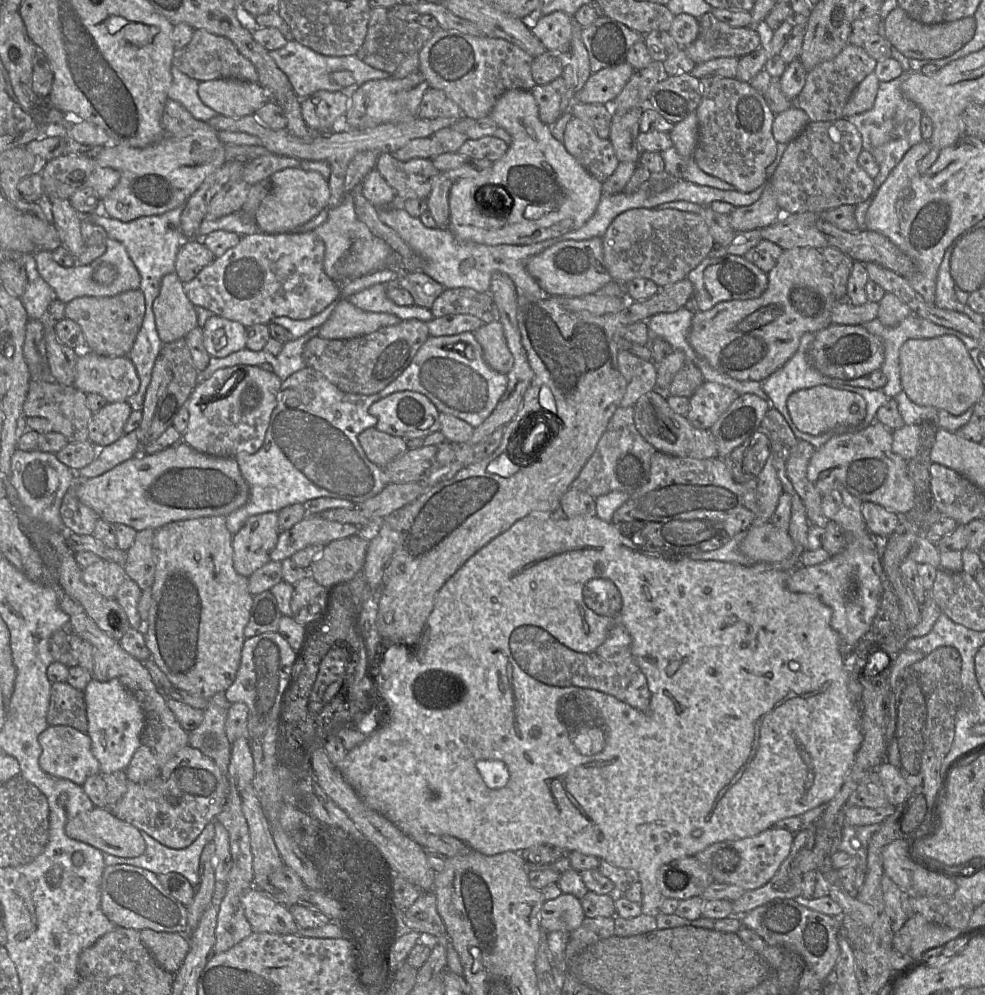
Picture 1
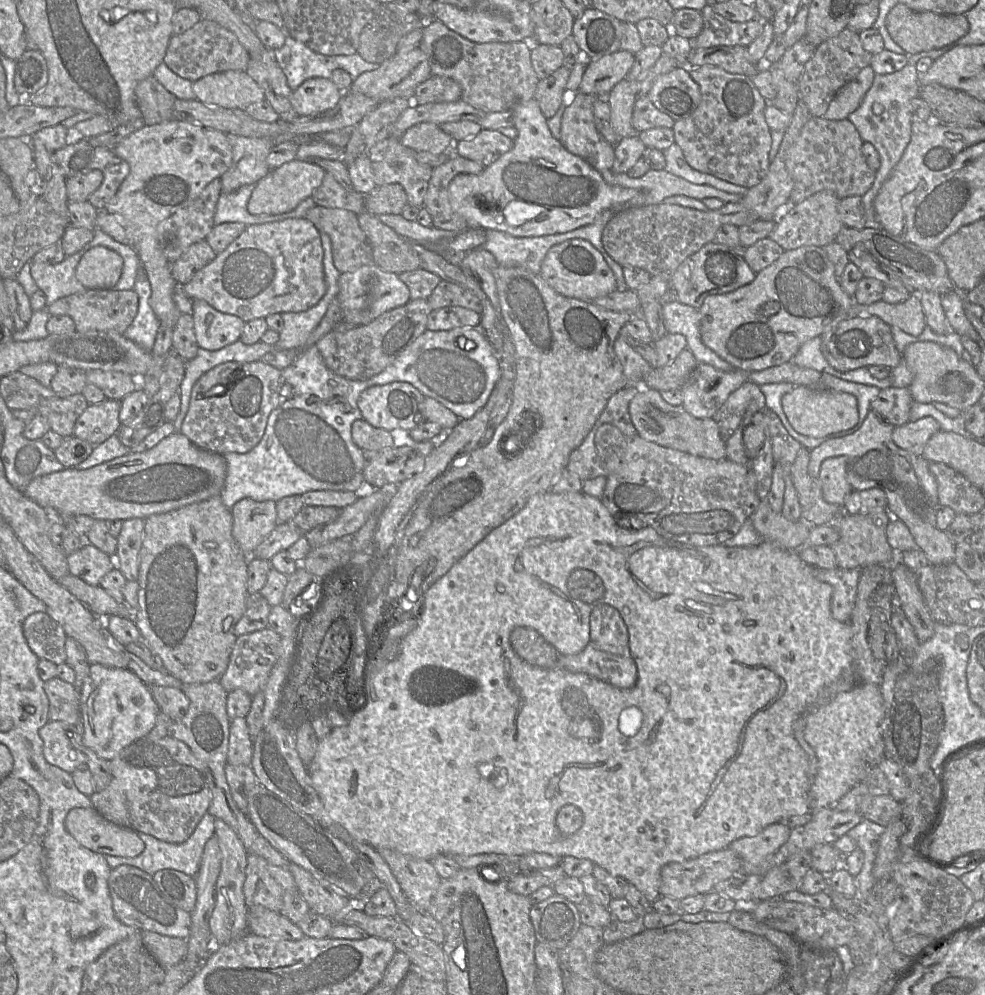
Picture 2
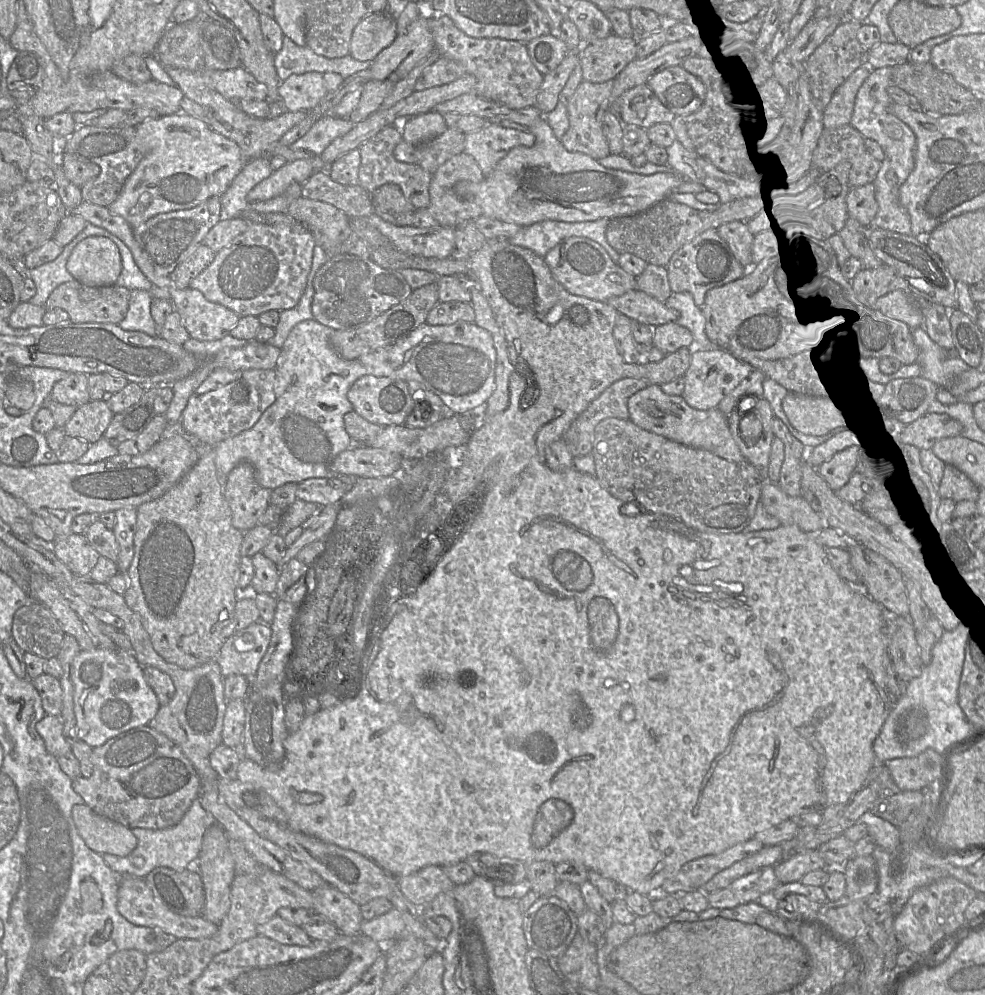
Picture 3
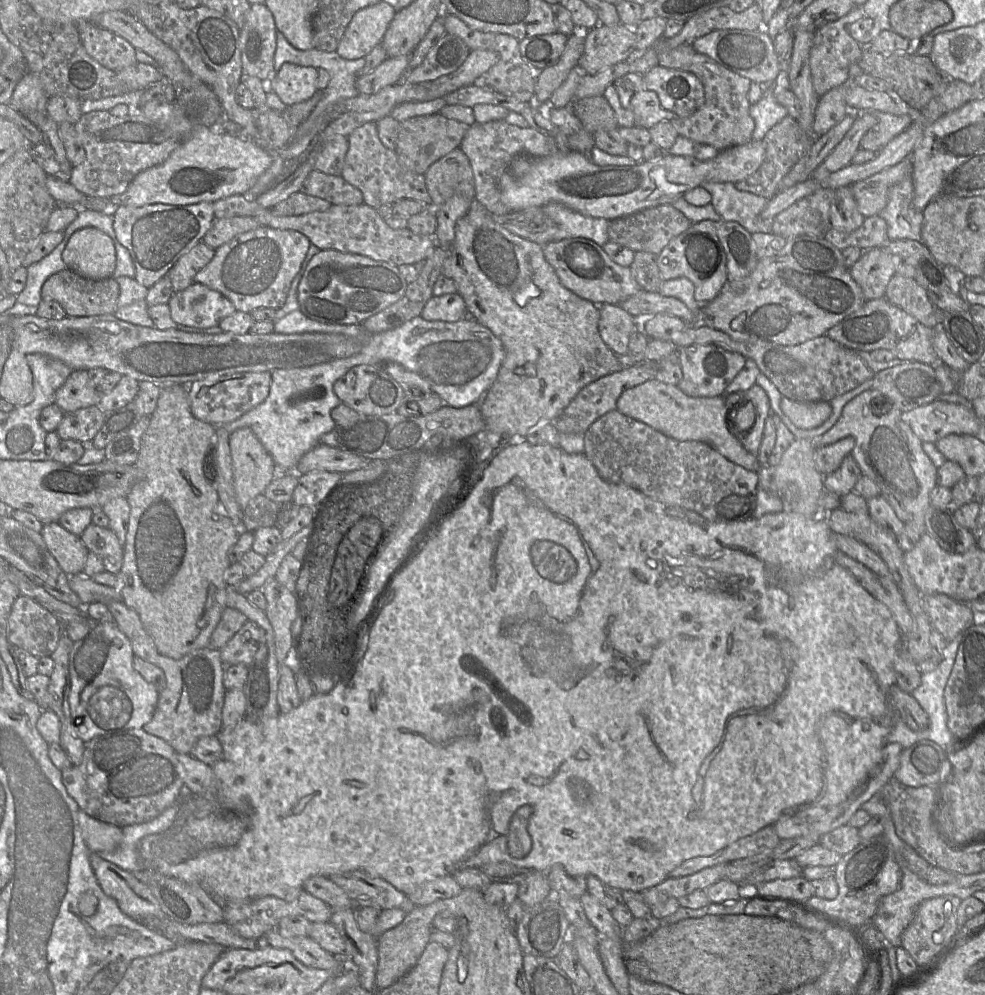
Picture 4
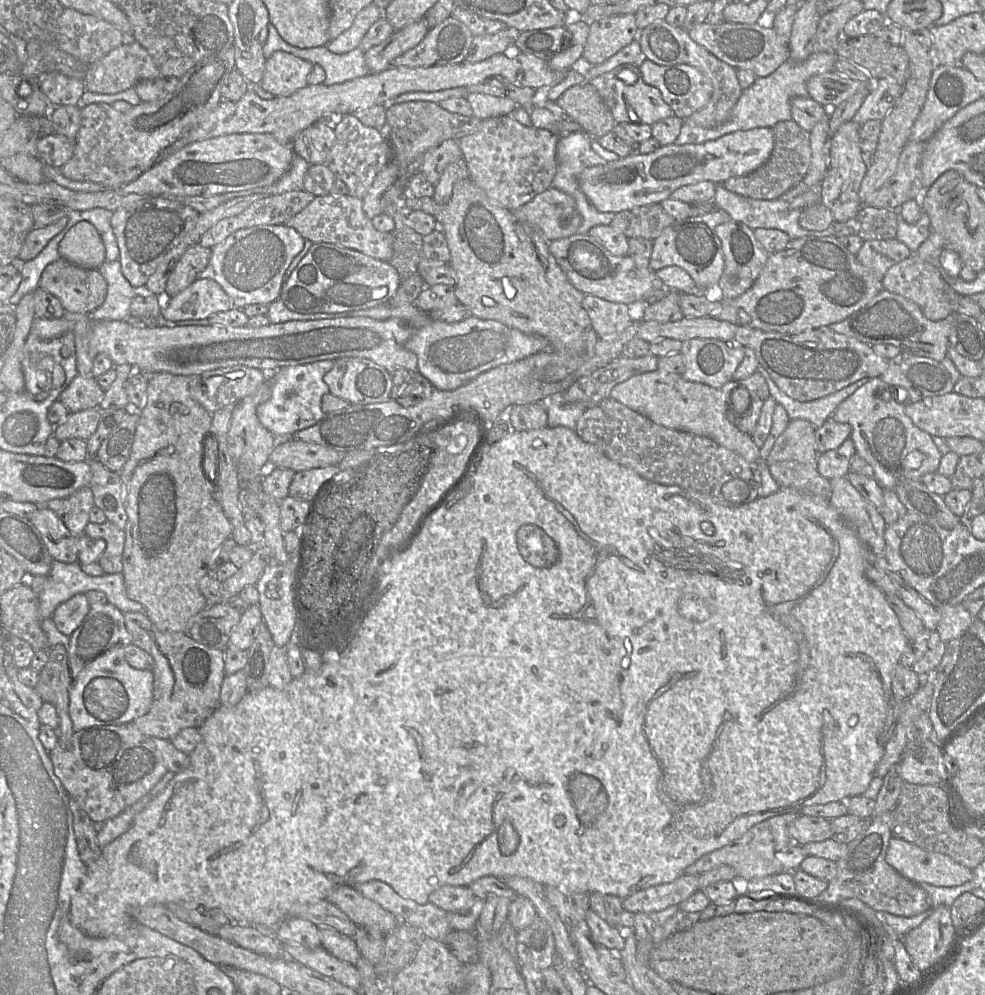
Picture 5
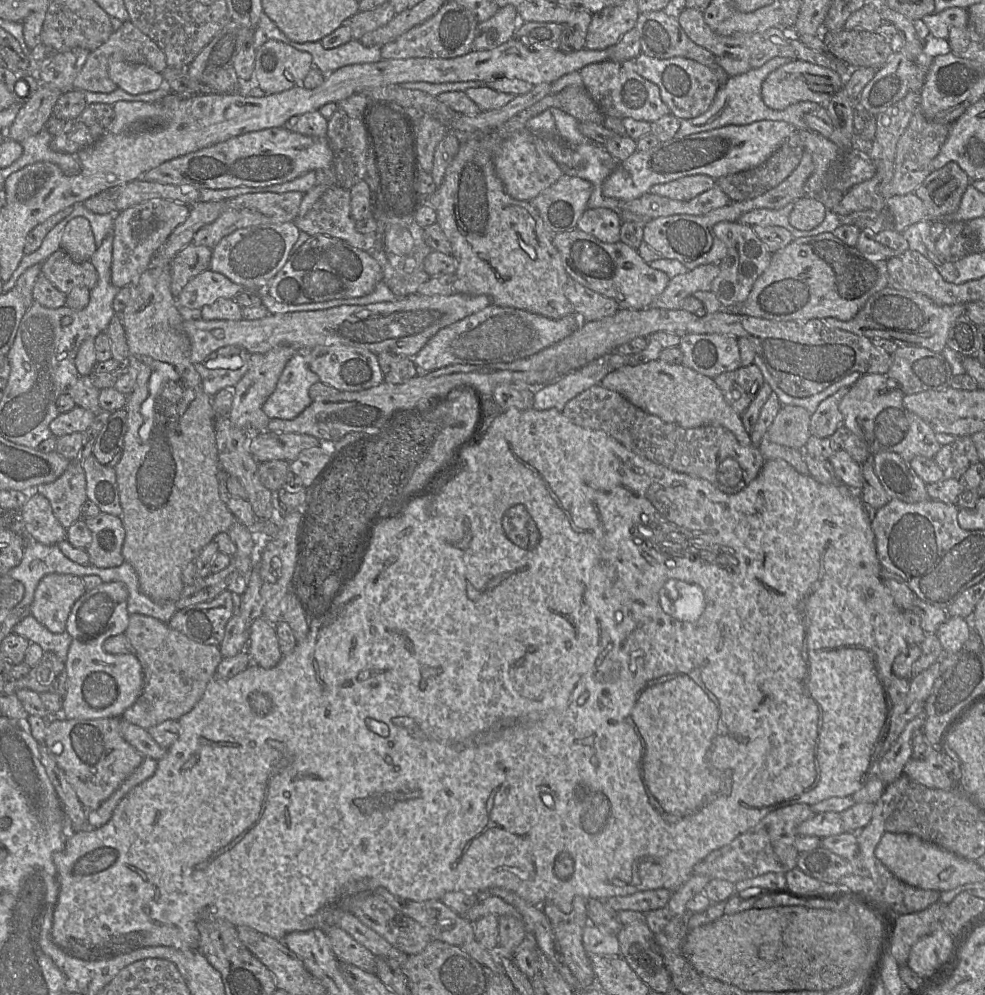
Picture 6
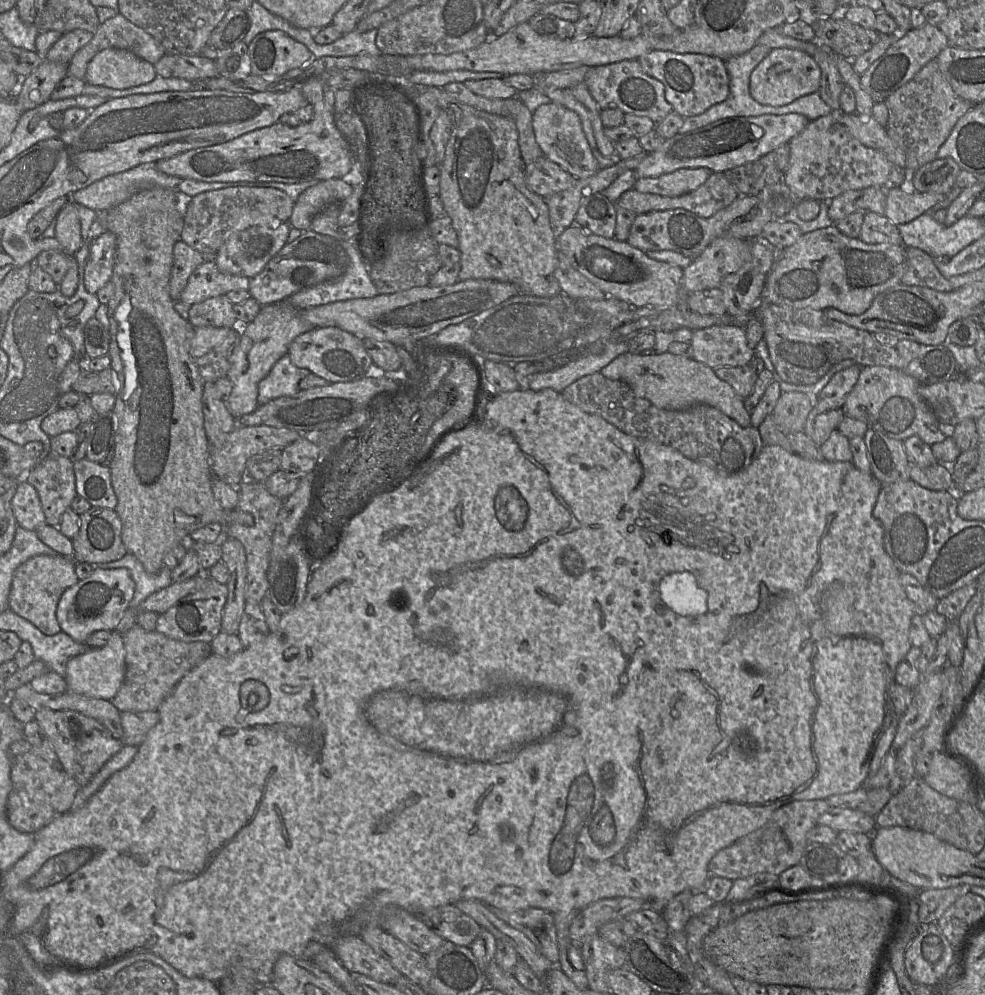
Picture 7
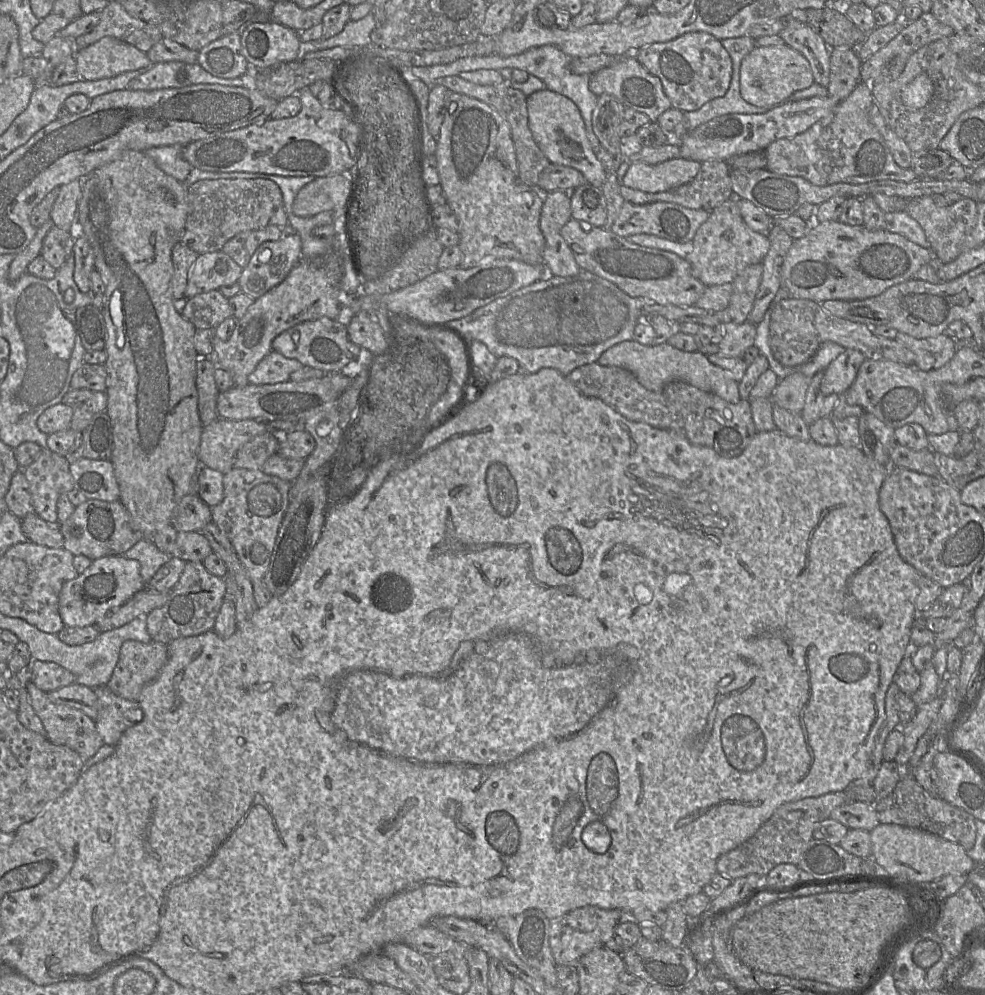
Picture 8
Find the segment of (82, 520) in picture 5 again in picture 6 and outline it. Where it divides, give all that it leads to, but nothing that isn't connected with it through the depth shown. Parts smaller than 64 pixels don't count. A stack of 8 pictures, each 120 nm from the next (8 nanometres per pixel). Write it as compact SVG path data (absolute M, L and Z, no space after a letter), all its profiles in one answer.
M79 460L70 461L66 471L58 479L35 489L49 501L54 516L65 529L82 518L81 507L88 500L81 463Z

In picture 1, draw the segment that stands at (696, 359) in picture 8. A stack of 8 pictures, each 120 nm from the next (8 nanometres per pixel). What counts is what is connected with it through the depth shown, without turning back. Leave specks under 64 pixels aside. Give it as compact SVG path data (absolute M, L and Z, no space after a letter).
M656 390L638 399L634 405L634 423L638 432L656 451L671 456L695 459L718 457L717 445L711 431L694 427L686 416L674 412L666 398Z

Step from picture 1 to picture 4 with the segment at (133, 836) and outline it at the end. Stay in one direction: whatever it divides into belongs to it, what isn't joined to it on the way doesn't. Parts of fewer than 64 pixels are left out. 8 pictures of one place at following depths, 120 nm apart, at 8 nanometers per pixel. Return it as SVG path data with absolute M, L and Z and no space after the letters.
M80 809L77 818L82 838L92 852L112 852L122 842L122 827L100 821Z

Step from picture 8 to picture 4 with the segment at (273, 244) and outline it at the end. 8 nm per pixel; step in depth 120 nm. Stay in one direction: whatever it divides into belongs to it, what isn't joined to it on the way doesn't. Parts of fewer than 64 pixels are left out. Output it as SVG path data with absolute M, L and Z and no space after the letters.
M320 250L308 262L297 287L299 311L325 324L361 324L401 299L407 281L399 267L337 250Z

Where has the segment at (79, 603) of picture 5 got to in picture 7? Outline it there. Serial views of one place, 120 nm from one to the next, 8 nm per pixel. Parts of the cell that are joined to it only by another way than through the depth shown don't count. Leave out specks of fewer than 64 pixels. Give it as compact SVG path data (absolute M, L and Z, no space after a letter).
M37 555L14 572L9 592L9 610L35 625L43 634L54 636L61 632L56 610L62 594L79 579L75 573L75 561L61 555Z

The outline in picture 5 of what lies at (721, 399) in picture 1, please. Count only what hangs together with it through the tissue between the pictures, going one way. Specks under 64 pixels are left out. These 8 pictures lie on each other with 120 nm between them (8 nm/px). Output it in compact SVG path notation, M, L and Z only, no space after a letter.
M693 338L682 342L684 358L682 377L721 389L733 379L744 357L744 347L720 339Z

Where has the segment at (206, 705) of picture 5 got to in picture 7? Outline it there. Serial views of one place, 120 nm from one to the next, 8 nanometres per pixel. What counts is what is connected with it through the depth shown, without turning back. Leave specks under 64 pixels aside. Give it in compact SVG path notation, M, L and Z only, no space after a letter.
M138 624L122 634L122 638L126 653L125 678L111 700L121 713L157 711L179 681L212 653L209 643L174 640L155 630L147 631Z

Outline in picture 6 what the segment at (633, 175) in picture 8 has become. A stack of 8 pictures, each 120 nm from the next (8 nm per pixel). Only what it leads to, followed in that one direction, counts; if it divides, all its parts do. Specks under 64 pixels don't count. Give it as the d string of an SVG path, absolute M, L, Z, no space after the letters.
M707 175L685 176L667 183L656 184L650 193L678 201L688 201L716 185L716 180Z

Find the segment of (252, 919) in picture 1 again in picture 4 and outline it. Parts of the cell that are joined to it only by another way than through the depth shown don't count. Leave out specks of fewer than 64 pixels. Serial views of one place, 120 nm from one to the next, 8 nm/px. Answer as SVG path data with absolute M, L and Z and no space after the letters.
M276 928L265 934L263 941L274 948L287 949L304 965L323 970L338 970L342 960L325 951L309 936L285 937Z

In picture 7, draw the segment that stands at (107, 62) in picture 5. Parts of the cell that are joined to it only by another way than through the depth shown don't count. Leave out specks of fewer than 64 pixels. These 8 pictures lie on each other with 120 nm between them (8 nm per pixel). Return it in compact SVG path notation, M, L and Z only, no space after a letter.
M118 12L101 23L90 42L74 54L68 75L84 80L89 62L107 48L129 50L153 65L166 54L159 41Z

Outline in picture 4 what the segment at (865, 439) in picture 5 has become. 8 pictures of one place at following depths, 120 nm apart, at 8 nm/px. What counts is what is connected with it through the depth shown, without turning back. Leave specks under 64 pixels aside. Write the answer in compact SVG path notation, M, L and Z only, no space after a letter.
M872 388L869 390L866 390L866 391L862 392L861 394L859 394L858 396L856 396L855 398L853 398L852 400L850 400L844 406L840 418L833 425L833 427L831 429L829 429L825 434L815 438L812 441L812 443L814 445L814 448L818 448L818 447L823 447L823 446L833 444L845 437L852 436L855 439L855 446L854 446L853 452L852 452L852 456L854 457L856 463L858 464L862 475L868 476L870 479L872 479L876 483L876 485L880 489L880 493L881 493L880 495L882 497L884 497L889 502L889 504L894 509L899 520L901 520L903 523L915 523L918 527L920 527L921 536L922 536L924 533L926 533L925 513L926 513L927 509L929 508L929 506L931 505L930 494L931 494L931 491L934 489L934 487L937 485L936 484L937 468L934 466L934 464L932 463L930 458L924 452L923 445L922 445L923 442L914 434L914 432L912 431L910 426L907 425L904 421L902 421L901 414L903 412L901 412L897 407L895 407L893 405L891 405L890 409L887 407L882 407L882 406L888 406L888 405L891 405L891 404L879 391L874 390Z

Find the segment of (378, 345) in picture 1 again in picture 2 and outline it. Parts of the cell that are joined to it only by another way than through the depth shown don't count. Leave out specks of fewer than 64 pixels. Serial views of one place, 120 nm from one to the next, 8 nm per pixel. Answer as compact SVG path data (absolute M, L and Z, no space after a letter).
M411 299L367 324L333 329L315 345L328 369L350 380L368 380L391 365L425 330L432 309L428 299Z

